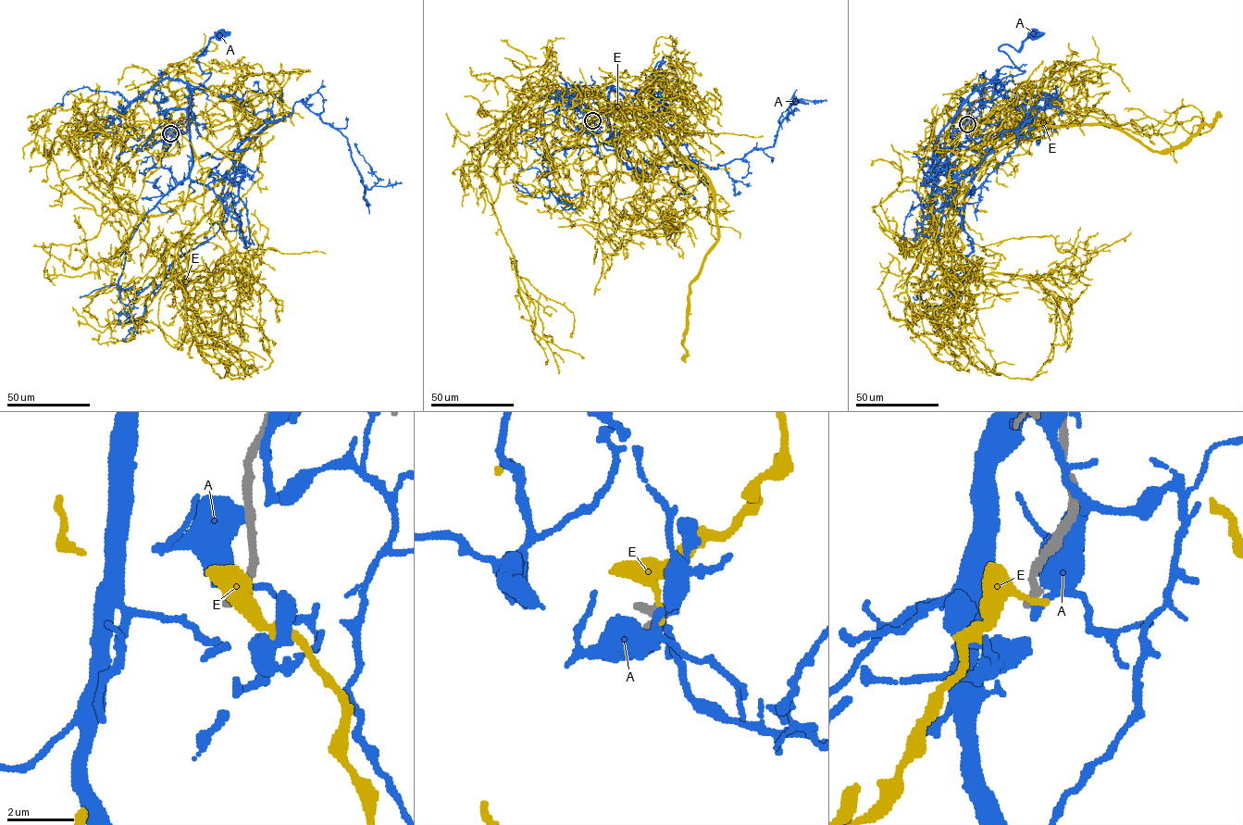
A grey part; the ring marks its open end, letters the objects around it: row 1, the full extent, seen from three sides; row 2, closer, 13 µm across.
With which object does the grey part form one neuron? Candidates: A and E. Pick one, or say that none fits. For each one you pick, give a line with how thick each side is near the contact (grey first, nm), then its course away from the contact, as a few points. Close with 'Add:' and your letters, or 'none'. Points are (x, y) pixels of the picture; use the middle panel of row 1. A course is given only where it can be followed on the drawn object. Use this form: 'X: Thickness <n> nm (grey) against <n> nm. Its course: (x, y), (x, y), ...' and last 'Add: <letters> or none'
Add: none

